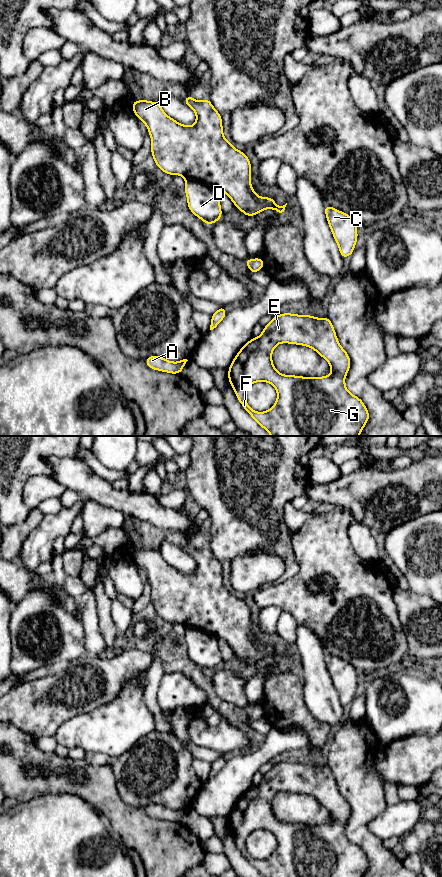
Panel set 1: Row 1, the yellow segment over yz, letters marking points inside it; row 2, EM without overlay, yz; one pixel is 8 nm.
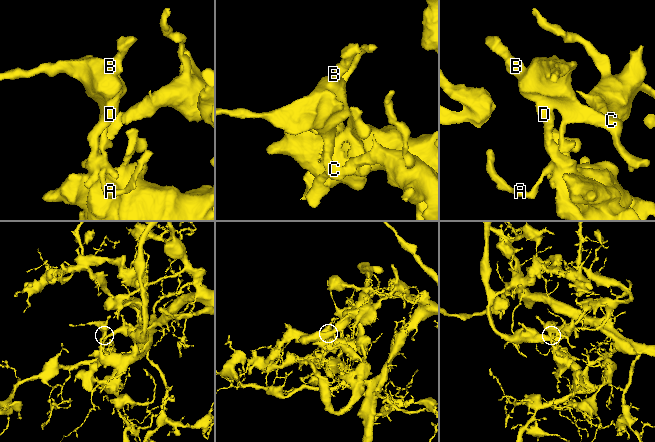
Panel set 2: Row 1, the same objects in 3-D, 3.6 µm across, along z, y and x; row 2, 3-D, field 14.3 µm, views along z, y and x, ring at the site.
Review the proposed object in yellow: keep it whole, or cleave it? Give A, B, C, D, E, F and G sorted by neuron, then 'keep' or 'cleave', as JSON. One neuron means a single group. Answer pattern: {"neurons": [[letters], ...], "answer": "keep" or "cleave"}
{"neurons": [["A", "B", "C"], ["D", "E", "F", "G"]], "answer": "cleave"}

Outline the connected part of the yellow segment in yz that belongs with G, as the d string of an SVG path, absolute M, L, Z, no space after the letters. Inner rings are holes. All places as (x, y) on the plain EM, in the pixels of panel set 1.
M287 760L274 763L258 785L251 786L242 794L228 816L228 829L243 857L263 877L363 877L370 862L364 850L346 836L345 825L350 815L350 805L340 793L328 765ZM281 791L313 797L329 811L332 821L322 825L304 825L278 820L272 809L272 800ZM255 830L268 830L277 839L277 848L267 859L254 859L246 849L246 838Z

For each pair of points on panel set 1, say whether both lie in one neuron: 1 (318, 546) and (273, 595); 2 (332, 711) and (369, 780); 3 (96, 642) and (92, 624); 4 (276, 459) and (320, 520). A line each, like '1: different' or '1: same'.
1: same
2: different
3: same
4: different

